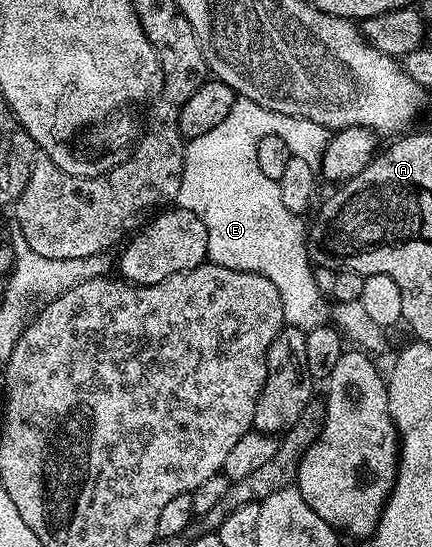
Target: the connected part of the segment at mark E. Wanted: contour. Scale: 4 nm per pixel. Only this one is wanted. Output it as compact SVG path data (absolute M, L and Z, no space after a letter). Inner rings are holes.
M238 97L227 114L227 120L223 120L219 128L211 128L211 132L190 139L186 143L183 176L180 177L179 192L175 202L180 209L193 212L207 228L208 261L223 268L255 272L271 280L271 284L279 288L286 323L308 332L330 321L329 306L325 303L326 295L321 295L321 290L317 287L317 278L313 275L315 267L309 261L306 223L301 223L302 219L285 207L277 182L264 175L259 168L258 146L263 136L279 136L279 140L287 144L292 157L320 164L323 152L327 152L331 131L323 124L315 124L315 120L287 116L283 112L271 112L251 100Z

